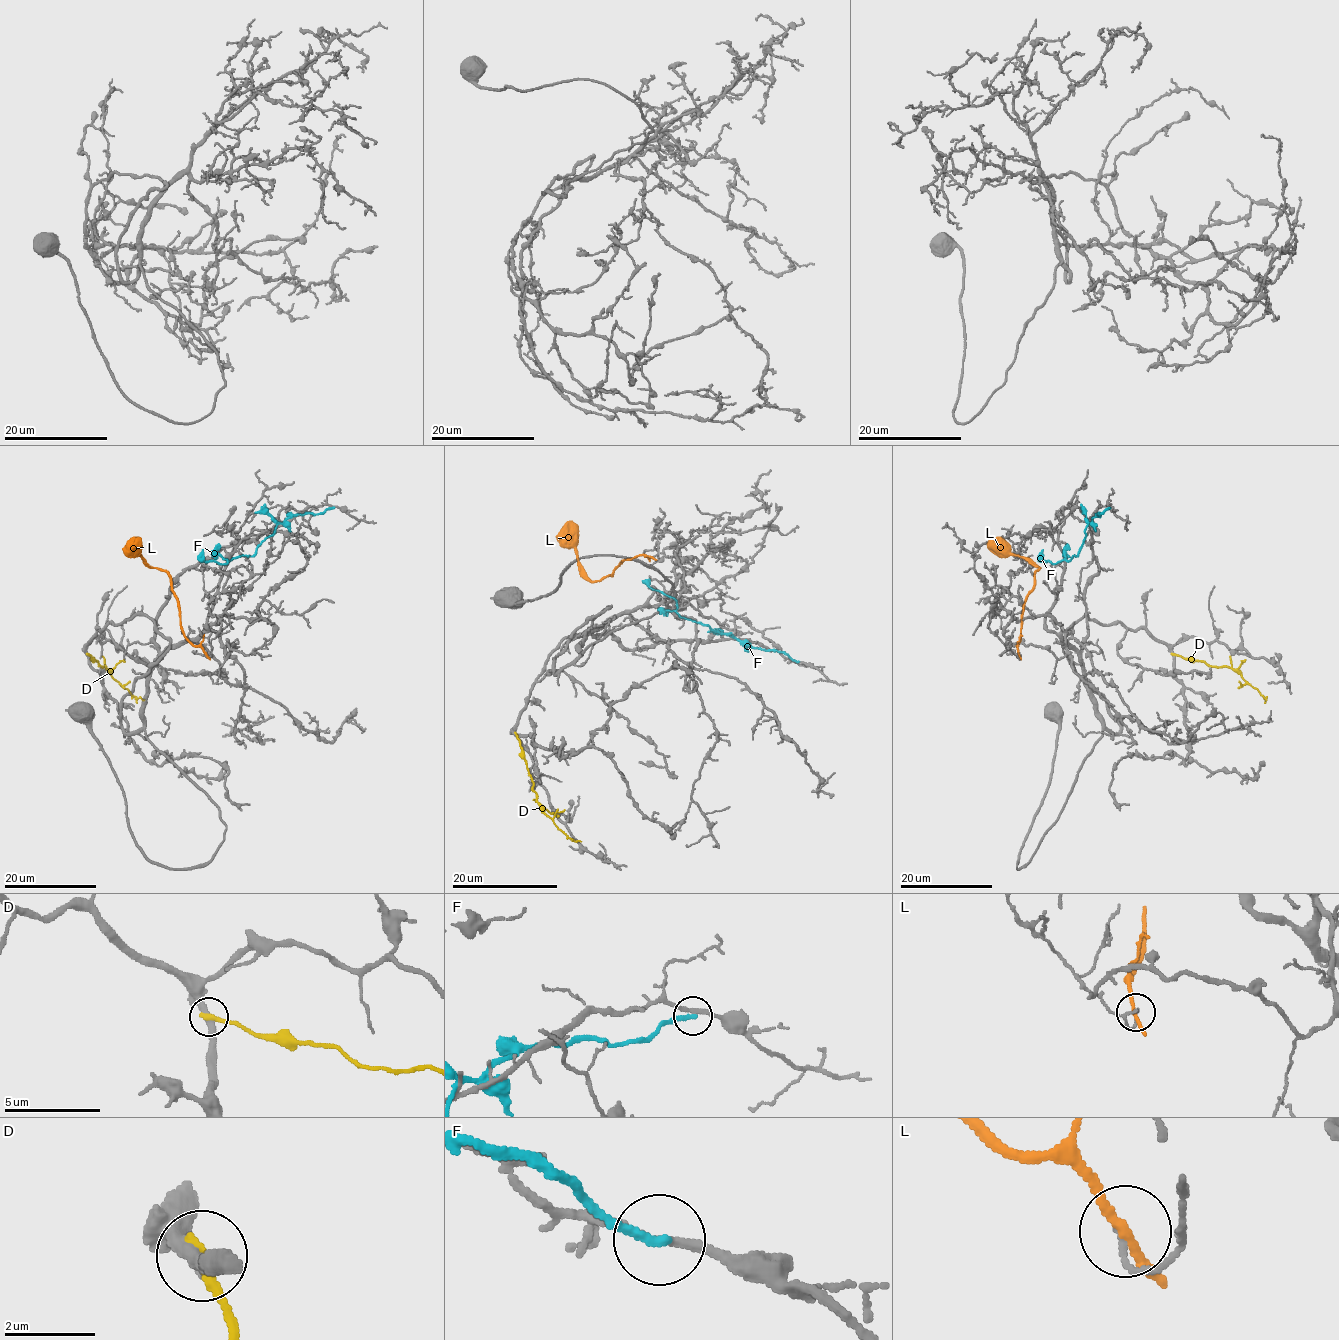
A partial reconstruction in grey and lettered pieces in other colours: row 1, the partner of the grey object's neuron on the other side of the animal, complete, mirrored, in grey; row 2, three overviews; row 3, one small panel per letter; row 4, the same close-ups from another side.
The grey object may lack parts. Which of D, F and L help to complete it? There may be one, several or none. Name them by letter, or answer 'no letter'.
no letter

